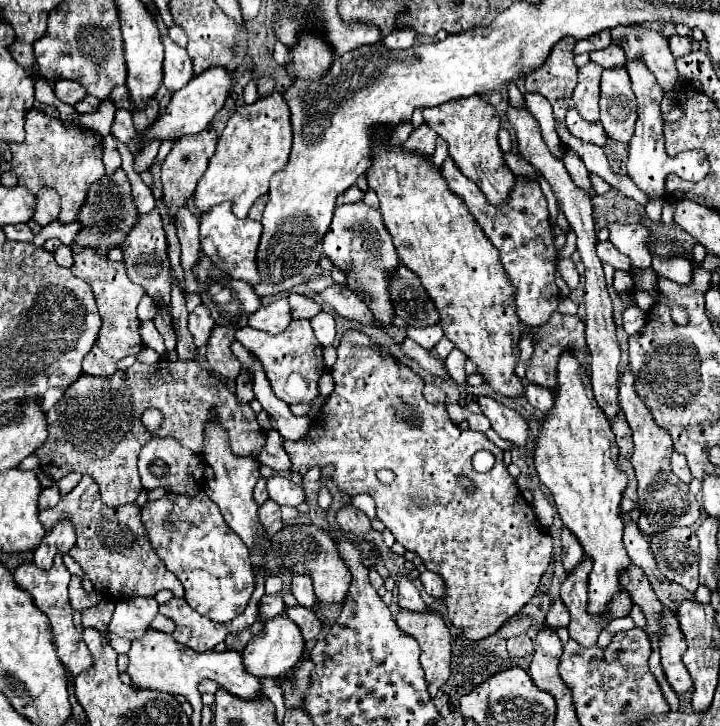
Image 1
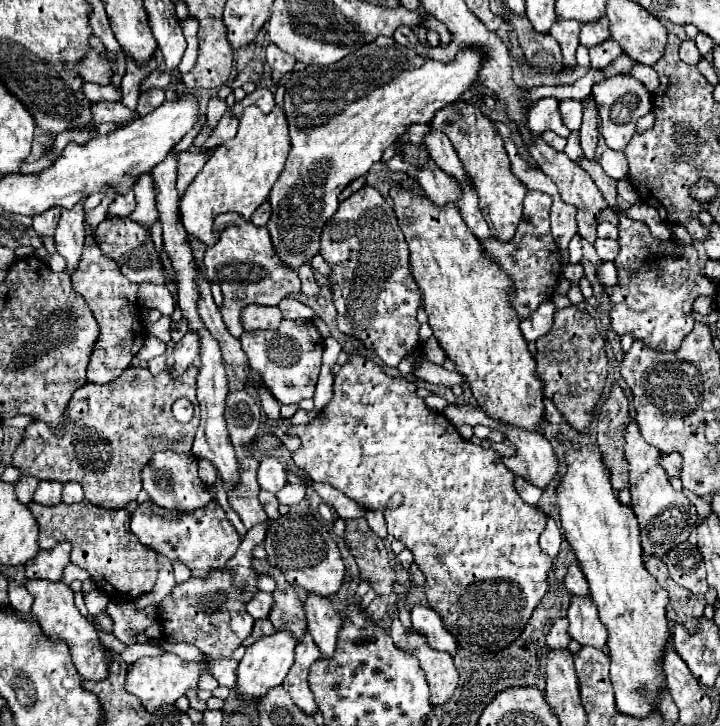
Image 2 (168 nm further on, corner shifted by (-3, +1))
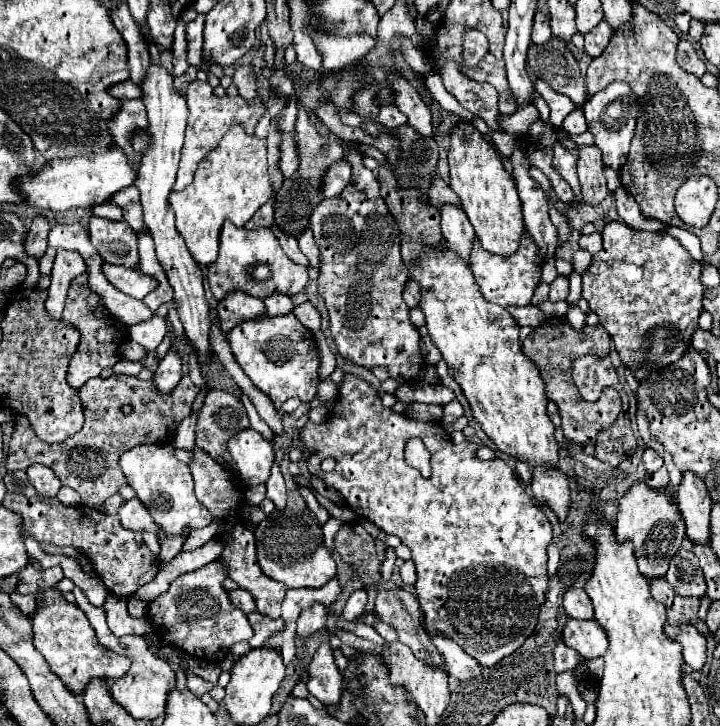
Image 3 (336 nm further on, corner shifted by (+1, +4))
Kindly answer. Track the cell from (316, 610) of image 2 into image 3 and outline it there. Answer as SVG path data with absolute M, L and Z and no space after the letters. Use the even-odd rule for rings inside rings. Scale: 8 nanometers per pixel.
M328 643L320 645L308 667L308 673L310 677L306 685L310 695L320 699L324 709L328 709L330 705L338 705L342 693L342 675L334 663L334 655Z

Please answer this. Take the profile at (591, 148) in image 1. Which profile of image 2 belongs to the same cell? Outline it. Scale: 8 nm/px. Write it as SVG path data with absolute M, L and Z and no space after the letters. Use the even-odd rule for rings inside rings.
M540 98L528 110L528 128L532 130L534 136L542 134L544 130L554 130L562 138L570 136L570 130L560 120L560 110L558 110L556 98Z

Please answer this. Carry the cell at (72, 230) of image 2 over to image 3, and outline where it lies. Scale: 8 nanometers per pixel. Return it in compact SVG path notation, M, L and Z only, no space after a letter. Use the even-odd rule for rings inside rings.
M60 249L52 267L52 283L48 287L48 299L46 299L46 313L52 319L60 319L64 303L66 303L66 293L68 293L68 285L72 283L72 279L76 279L80 273L86 271L86 263L80 257L80 253L76 251L66 251Z

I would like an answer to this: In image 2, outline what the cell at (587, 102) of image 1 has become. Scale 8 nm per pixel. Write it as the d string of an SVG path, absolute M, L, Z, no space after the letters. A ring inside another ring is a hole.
M592 96L582 100L582 106L584 106L584 122L580 128L580 142L582 142L584 158L592 160L596 152L596 142L598 142L598 112Z

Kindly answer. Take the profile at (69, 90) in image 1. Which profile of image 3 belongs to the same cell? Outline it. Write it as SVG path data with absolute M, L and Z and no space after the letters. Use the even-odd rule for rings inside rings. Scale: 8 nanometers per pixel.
M128 79L124 83L118 83L118 85L110 87L110 93L118 99L140 99L142 97L142 87Z

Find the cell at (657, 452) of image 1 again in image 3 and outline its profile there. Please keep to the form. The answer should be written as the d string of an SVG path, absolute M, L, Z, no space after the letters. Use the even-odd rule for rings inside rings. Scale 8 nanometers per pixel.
M636 483L632 489L620 499L620 511L616 519L614 535L620 543L626 539L634 543L634 555L638 561L638 571L646 579L658 579L664 577L668 571L668 561L678 553L684 537L686 537L686 525L680 517L680 511L674 503L668 501L668 497L646 483Z

